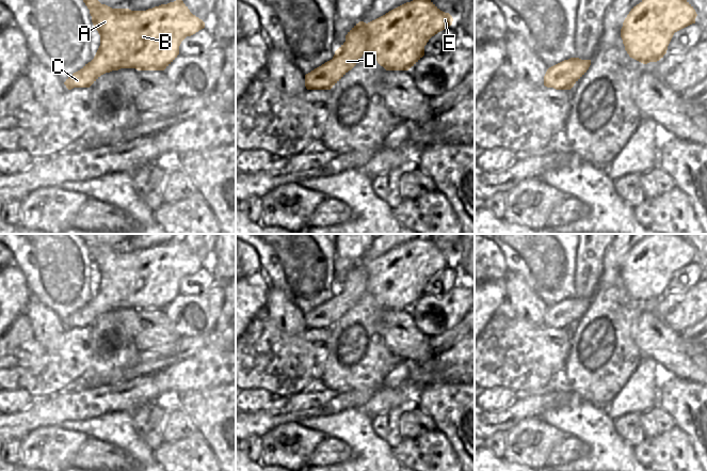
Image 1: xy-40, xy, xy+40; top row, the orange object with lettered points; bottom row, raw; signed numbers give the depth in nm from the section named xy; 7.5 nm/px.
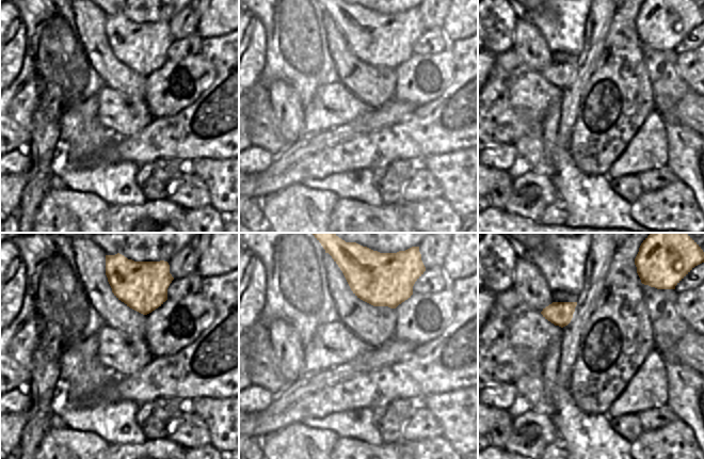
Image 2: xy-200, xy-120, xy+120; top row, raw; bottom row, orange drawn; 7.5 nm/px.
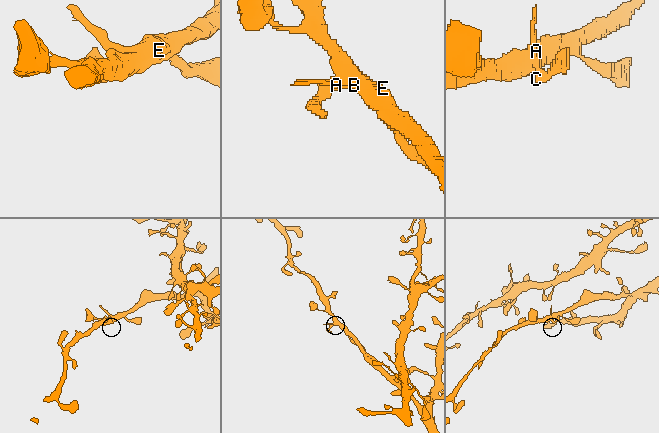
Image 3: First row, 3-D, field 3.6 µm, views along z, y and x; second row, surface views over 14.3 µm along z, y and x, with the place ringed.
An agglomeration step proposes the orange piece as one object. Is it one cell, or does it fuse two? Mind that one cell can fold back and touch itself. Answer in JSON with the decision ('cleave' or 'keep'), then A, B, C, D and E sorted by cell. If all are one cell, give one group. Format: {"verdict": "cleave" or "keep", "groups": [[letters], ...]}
{"verdict": "keep", "groups": [["A", "B", "C", "D", "E"]]}

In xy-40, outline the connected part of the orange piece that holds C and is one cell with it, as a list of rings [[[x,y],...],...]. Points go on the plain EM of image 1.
[[[77,234],[90,249],[92,262],[100,274],[100,285],[94,298],[80,310],[70,314],[64,324],[68,329],[74,327],[90,327],[101,314],[120,308],[138,310],[164,310],[179,294],[179,285],[187,277],[205,267],[205,262],[193,254],[182,239],[161,244],[146,250],[129,248],[112,248],[101,244],[96,234]]]

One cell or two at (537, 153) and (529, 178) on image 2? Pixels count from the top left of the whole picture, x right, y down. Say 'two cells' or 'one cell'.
two cells

